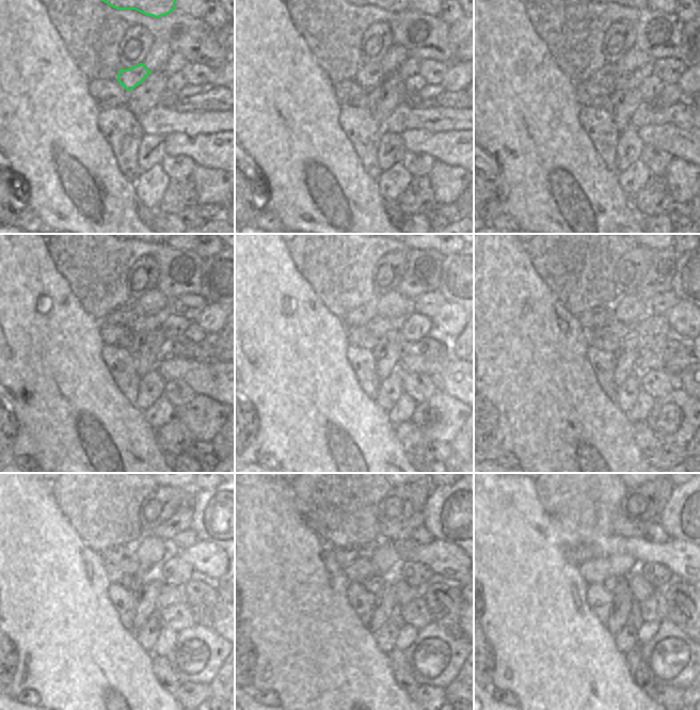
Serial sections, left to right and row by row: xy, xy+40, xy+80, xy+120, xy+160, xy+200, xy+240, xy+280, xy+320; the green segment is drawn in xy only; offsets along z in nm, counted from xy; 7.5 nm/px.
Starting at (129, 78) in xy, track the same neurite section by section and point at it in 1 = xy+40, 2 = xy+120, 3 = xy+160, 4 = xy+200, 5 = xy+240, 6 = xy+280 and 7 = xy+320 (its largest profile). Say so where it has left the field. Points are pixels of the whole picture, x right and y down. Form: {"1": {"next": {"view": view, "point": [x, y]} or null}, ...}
{"1": {"next": {"view": "xy+40", "point": [368, 76]}}, "2": {"next": {"view": "xy+120", "point": [124, 315]}}, "3": {"next": {"view": "xy+160", "point": [361, 315]}}, "4": {"next": {"view": "xy+200", "point": [589, 319]}}, "5": {"next": {"view": "xy+240", "point": [112, 555]}}, "6": {"next": {"view": "xy+280", "point": [349, 553]}}, "7": {"next": {"view": "xy+320", "point": [586, 553]}}}

